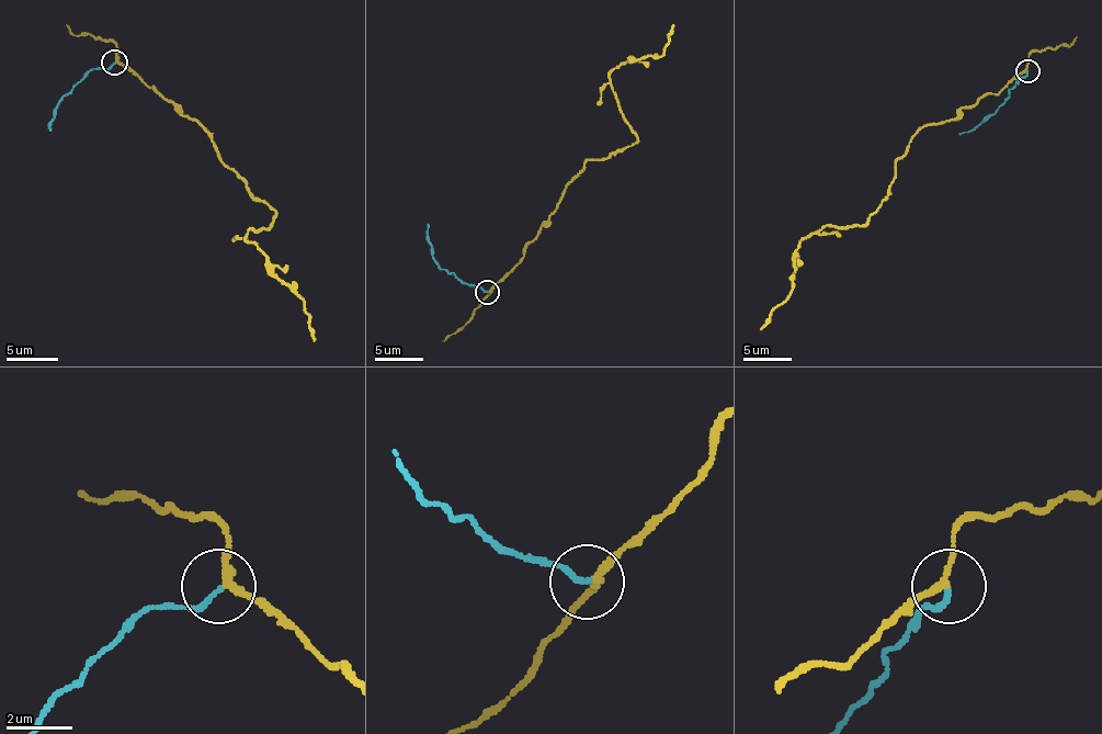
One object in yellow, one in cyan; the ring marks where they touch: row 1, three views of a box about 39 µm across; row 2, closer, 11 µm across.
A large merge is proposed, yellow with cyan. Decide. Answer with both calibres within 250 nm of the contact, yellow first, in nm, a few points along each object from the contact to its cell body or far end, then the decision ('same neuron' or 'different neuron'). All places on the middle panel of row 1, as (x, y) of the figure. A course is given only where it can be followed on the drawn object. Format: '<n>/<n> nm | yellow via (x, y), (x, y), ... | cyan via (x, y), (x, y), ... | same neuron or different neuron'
200/160 nm | yellow via (489, 292), (520, 261), (587, 160), (637, 139), (609, 75), (627, 60), (661, 55), (673, 24) | cyan via (487, 292), (481, 288), (467, 285), (439, 266), (427, 237), (427, 223) | different neuron

